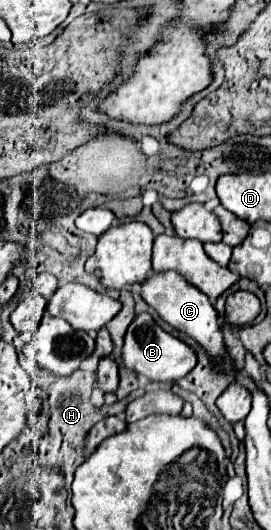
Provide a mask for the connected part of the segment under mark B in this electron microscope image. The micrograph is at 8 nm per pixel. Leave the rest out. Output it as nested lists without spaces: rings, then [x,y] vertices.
[[[138,314],[126,330],[122,346],[122,362],[126,370],[134,374],[144,374],[154,382],[178,382],[178,380],[160,380],[160,378],[184,378],[196,366],[196,354],[176,336],[164,332],[150,314]]]

